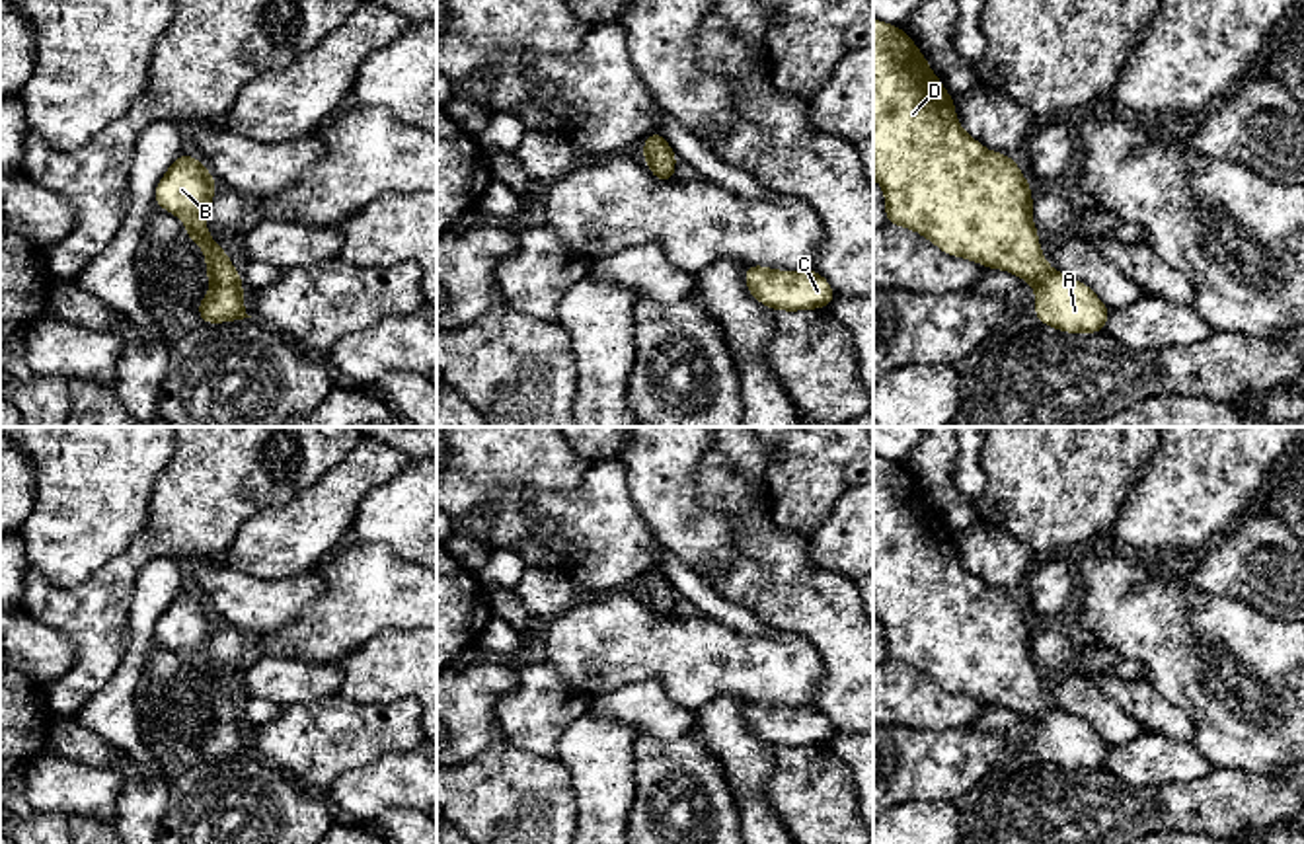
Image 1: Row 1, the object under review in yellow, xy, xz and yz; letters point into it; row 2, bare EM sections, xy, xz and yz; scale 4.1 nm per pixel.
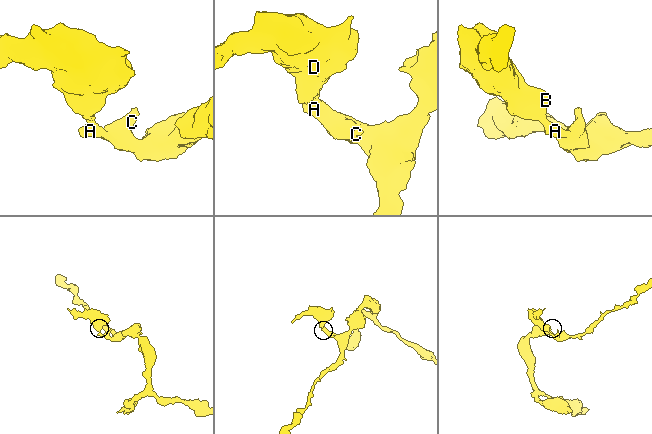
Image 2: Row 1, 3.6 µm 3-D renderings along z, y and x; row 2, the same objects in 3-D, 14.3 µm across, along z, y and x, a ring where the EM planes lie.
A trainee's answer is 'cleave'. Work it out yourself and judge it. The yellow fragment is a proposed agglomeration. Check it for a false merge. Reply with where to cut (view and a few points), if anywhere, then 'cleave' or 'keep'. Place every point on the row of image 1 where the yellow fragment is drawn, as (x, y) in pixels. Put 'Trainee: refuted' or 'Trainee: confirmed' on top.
Trainee: refuted
no cut | keep

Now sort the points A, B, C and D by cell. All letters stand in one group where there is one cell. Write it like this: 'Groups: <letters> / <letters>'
Groups: A B C D

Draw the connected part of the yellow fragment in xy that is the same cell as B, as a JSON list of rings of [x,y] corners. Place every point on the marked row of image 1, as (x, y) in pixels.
[[[179,154],[175,162],[166,170],[164,177],[156,185],[154,205],[166,209],[168,212],[179,216],[187,224],[187,240],[195,242],[207,257],[207,279],[211,281],[209,294],[199,300],[197,310],[203,324],[222,324],[251,318],[246,314],[244,292],[242,292],[242,273],[238,273],[230,255],[212,242],[214,234],[205,228],[205,216],[209,212],[211,201],[216,193],[216,181],[209,173],[207,166],[189,154]]]

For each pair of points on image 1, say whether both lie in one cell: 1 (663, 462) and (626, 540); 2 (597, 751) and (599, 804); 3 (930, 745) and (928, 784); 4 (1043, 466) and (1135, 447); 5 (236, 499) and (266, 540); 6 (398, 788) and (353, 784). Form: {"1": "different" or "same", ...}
{"1": "different", "2": "same", "3": "same", "4": "same", "5": "different", "6": "same"}

